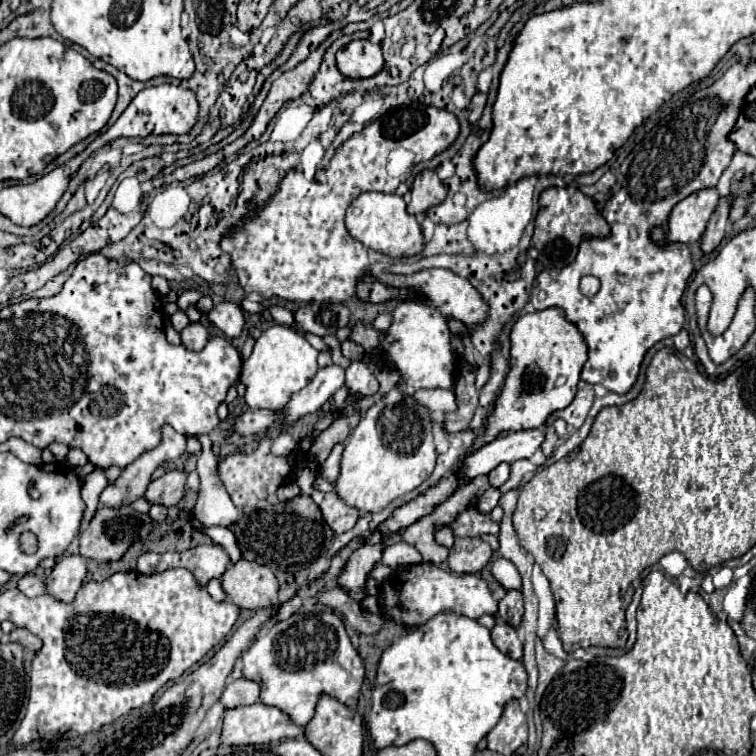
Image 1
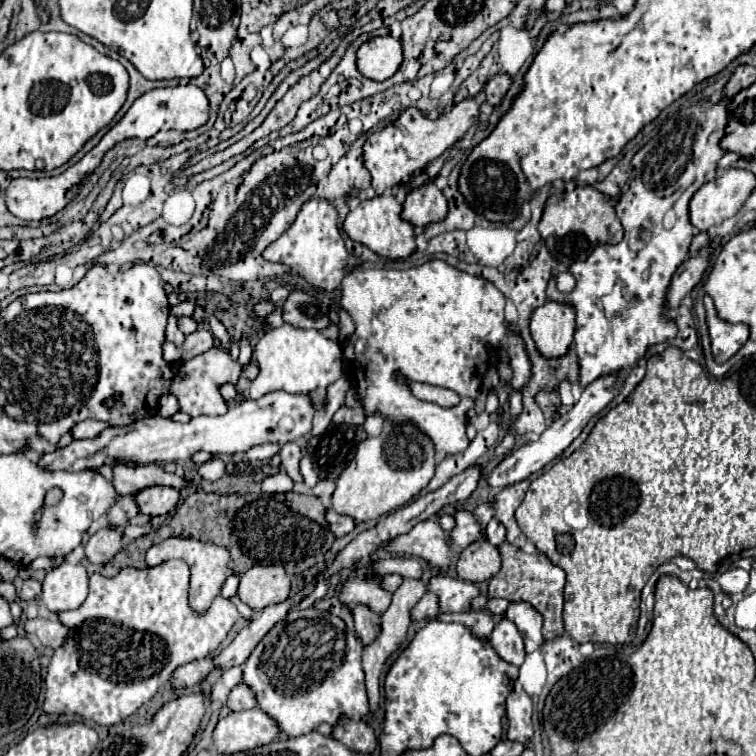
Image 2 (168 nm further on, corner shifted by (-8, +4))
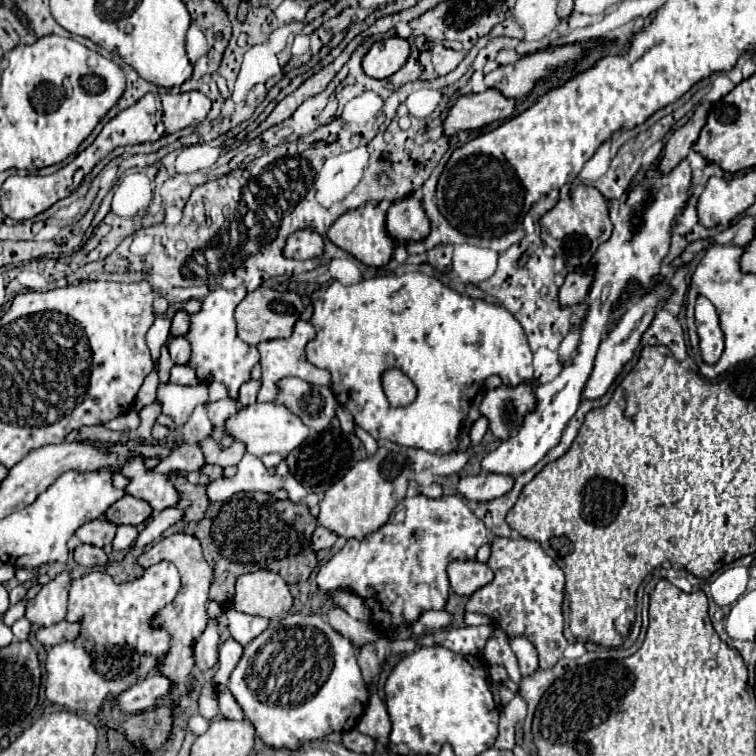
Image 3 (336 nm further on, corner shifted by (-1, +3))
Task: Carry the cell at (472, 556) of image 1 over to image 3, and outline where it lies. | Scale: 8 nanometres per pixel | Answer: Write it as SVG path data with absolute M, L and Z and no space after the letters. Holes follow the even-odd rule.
M455 560L447 568L449 582L455 594L459 596L471 596L475 590L483 588L493 580L493 572L487 564L481 564L477 560Z

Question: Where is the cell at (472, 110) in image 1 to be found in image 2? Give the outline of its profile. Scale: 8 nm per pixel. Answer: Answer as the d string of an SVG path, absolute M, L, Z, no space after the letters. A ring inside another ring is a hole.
M500 73L500 75L492 77L492 79L484 85L486 103L488 103L488 105L498 105L498 103L500 103L500 99L502 99L502 95L506 93L508 85L510 85L510 77L508 77L508 75Z

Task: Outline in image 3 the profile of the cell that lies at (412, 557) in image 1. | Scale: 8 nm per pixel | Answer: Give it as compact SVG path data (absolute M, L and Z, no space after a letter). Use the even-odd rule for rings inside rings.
M229 608L229 610L225 612L225 616L227 616L227 620L229 620L229 632L231 632L231 636L233 636L241 646L249 644L249 640L253 640L255 636L259 636L259 634L267 628L267 624L269 624L269 620L265 620L265 618L261 618L261 616L243 614L243 612L237 612L237 610L233 610L233 608Z

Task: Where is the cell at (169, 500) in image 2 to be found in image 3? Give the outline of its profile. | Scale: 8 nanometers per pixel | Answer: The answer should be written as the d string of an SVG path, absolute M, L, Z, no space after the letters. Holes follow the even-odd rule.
M125 494L121 500L117 500L105 512L105 520L111 524L117 524L117 526L121 526L121 524L139 526L149 516L151 516L151 506L139 498L133 498L131 494Z

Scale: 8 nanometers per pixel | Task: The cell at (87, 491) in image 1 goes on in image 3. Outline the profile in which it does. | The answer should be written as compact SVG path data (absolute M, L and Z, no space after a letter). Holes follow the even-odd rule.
M129 460L129 464L125 464L121 472L131 478L127 492L135 498L149 502L153 512L161 512L177 504L179 496L177 490L171 486L169 476L149 472L141 460Z

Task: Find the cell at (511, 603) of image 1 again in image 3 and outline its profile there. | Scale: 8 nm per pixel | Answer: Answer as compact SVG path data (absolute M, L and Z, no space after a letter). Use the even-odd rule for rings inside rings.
M513 638L513 640L511 640L511 648L513 648L515 656L517 656L521 676L523 676L523 678L531 676L531 674L539 668L535 646L533 646L527 638Z

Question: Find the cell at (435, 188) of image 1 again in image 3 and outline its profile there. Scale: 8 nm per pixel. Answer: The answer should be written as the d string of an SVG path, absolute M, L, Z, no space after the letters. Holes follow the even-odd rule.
M409 196L389 206L385 228L395 242L417 242L429 236L429 218L423 212L421 202Z

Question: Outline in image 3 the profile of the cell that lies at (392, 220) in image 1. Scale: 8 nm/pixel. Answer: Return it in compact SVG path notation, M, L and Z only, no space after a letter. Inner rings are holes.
M367 204L367 206L361 206L357 210L351 210L351 212L345 212L343 216L339 216L333 222L333 226L329 228L327 238L341 250L345 250L351 256L355 256L357 260L361 260L365 266L373 266L373 268L385 266L391 260L391 254L395 248L393 238L385 230L385 212L381 212L377 204Z

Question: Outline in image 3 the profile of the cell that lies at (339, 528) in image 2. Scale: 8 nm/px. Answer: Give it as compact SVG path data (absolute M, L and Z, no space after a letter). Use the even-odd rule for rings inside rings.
M317 526L317 530L313 532L313 538L311 538L311 548L315 552L319 552L323 548L331 548L335 544L335 540L337 540L337 536L331 530L327 530L323 526Z

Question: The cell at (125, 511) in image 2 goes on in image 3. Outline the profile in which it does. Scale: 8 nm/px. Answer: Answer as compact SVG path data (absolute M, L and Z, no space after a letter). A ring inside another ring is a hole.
M97 518L93 522L83 524L75 532L75 536L81 540L81 544L91 544L91 546L97 546L97 548L105 548L107 544L113 542L115 530L117 530L115 524L105 522L105 518Z

